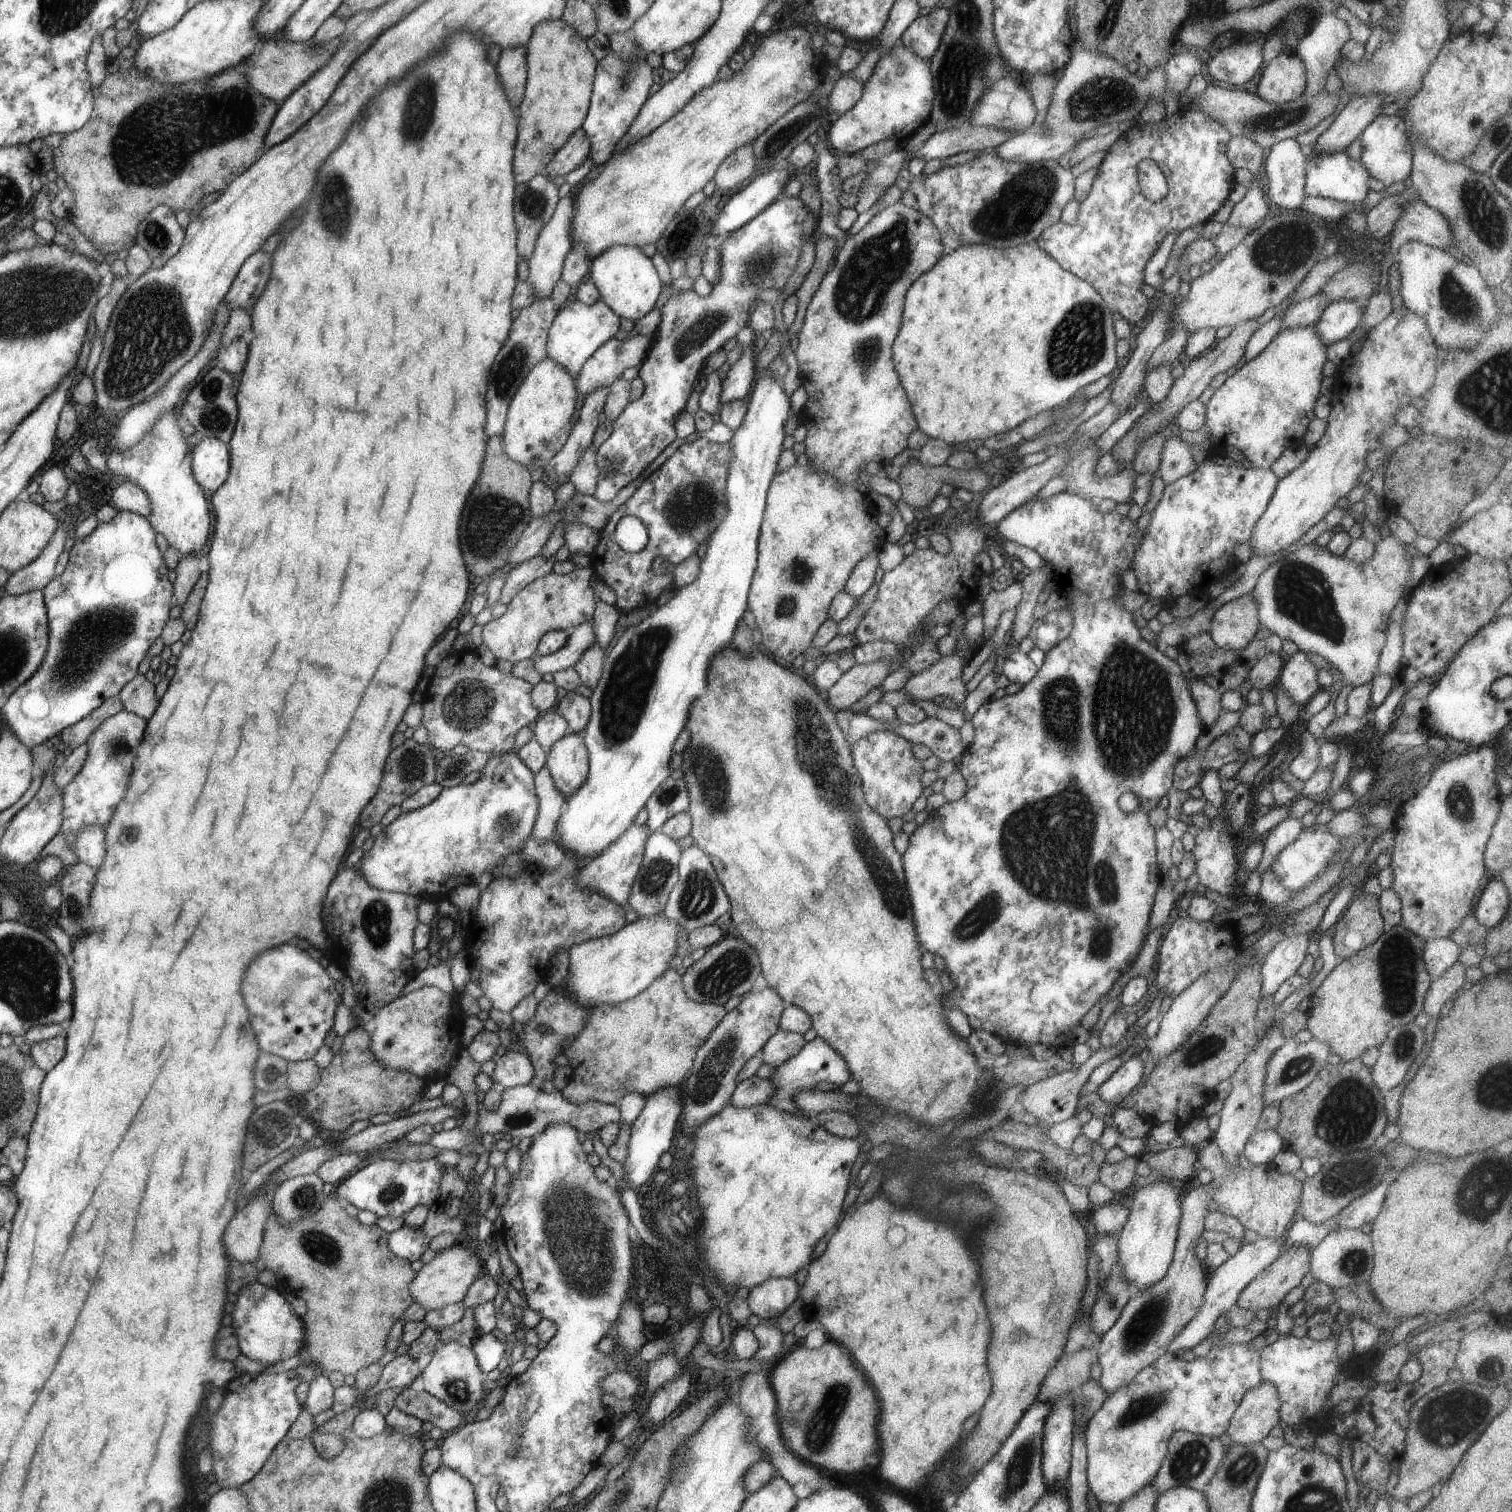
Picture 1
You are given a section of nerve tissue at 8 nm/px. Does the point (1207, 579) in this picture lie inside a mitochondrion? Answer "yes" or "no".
no

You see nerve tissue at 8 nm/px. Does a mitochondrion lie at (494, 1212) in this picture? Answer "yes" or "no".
no

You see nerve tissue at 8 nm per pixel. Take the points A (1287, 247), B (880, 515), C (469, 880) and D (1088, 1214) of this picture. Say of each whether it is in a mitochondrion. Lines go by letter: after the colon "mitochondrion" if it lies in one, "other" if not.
A: mitochondrion
B: other
C: other
D: other

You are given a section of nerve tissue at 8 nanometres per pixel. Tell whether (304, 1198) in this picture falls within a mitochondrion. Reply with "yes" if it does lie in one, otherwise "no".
yes

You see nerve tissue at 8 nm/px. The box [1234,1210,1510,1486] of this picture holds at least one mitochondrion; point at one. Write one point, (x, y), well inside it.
(1442, 1421)

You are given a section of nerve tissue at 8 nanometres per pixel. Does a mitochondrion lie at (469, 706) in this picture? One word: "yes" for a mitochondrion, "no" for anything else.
yes

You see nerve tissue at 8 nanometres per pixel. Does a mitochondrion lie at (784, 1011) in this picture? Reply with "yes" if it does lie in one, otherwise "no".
no

